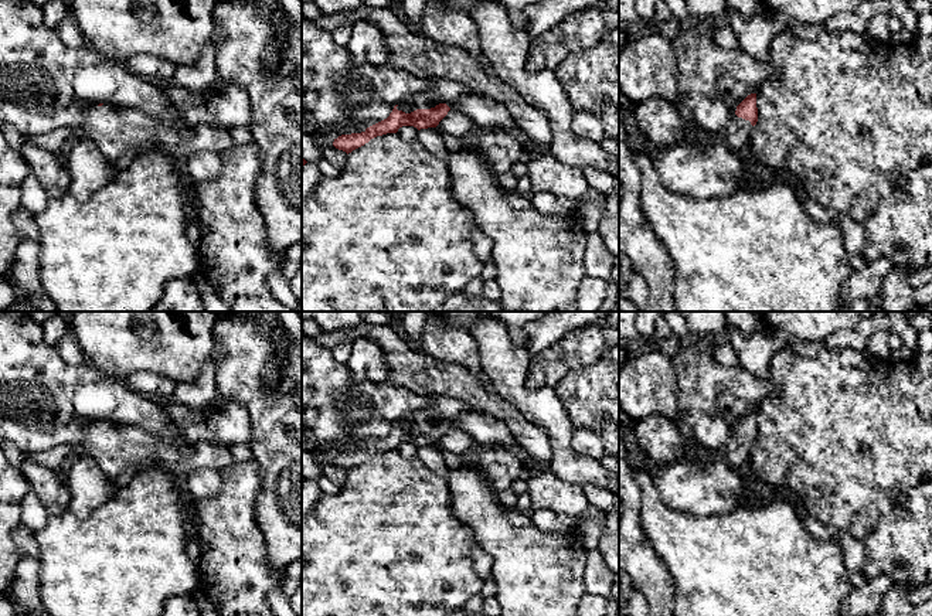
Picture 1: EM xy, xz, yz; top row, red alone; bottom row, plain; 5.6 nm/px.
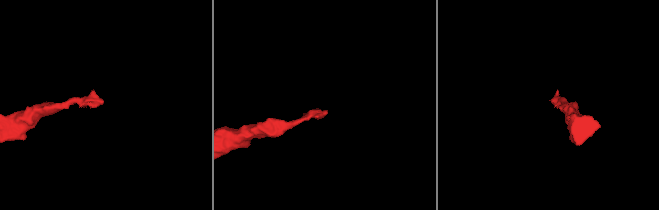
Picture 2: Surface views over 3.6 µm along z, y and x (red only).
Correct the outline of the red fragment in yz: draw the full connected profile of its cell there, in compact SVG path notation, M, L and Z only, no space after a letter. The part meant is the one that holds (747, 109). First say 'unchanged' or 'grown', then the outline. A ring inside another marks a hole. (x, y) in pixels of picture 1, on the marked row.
grown; M756 93L748 95L738 106L725 127L725 142L729 149L739 150L751 140L752 127L758 122Z

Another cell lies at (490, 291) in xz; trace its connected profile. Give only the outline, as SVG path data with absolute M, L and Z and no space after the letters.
M494 279L484 280L483 283L483 297L489 300L499 302L500 300L500 289Z

